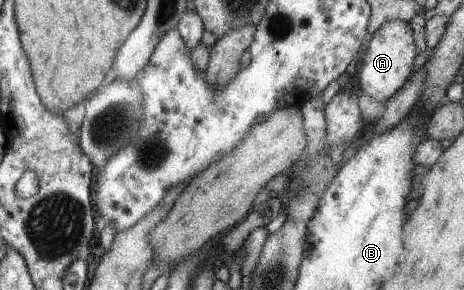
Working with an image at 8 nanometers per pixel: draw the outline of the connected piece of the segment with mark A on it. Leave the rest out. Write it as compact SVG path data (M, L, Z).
M394 19L381 24L365 45L357 68L356 84L360 92L368 94L370 98L378 102L386 103L403 86L413 71L412 62L417 55L417 46L414 46L414 41L413 30L410 30L410 24L407 22Z

